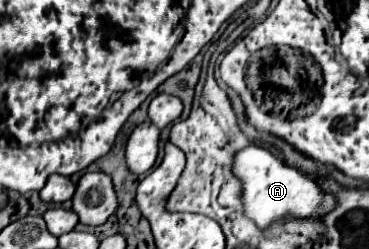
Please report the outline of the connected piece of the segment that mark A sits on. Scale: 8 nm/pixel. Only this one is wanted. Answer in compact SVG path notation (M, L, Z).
M246 147L234 155L234 175L240 177L244 185L244 211L260 229L266 229L272 221L286 215L322 217L334 207L334 199L316 187L312 179L284 165L270 151L260 147Z

